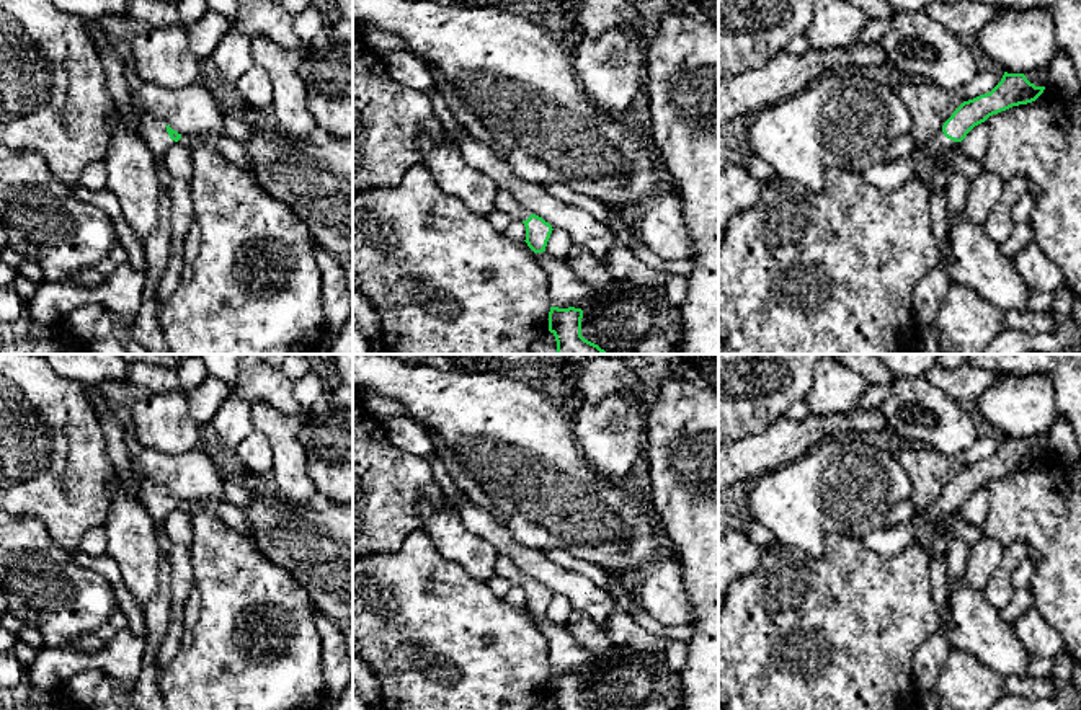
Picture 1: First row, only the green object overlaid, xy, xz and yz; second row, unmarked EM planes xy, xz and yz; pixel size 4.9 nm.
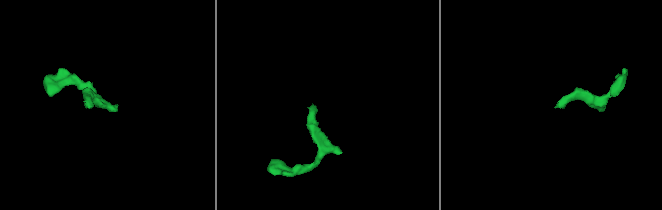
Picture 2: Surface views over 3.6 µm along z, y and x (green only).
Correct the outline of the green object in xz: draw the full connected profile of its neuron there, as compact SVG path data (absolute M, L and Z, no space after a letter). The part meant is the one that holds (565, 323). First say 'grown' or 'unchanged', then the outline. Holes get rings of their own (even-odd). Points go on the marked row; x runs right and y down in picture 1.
unchanged; M550 307L549 331L555 336L557 354L607 354L581 336L583 310Z

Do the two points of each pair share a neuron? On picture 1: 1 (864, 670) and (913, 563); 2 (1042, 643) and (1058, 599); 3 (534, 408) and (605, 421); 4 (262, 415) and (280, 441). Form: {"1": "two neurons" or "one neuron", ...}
{"1": "one neuron", "2": "two neurons", "3": "two neurons", "4": "one neuron"}

